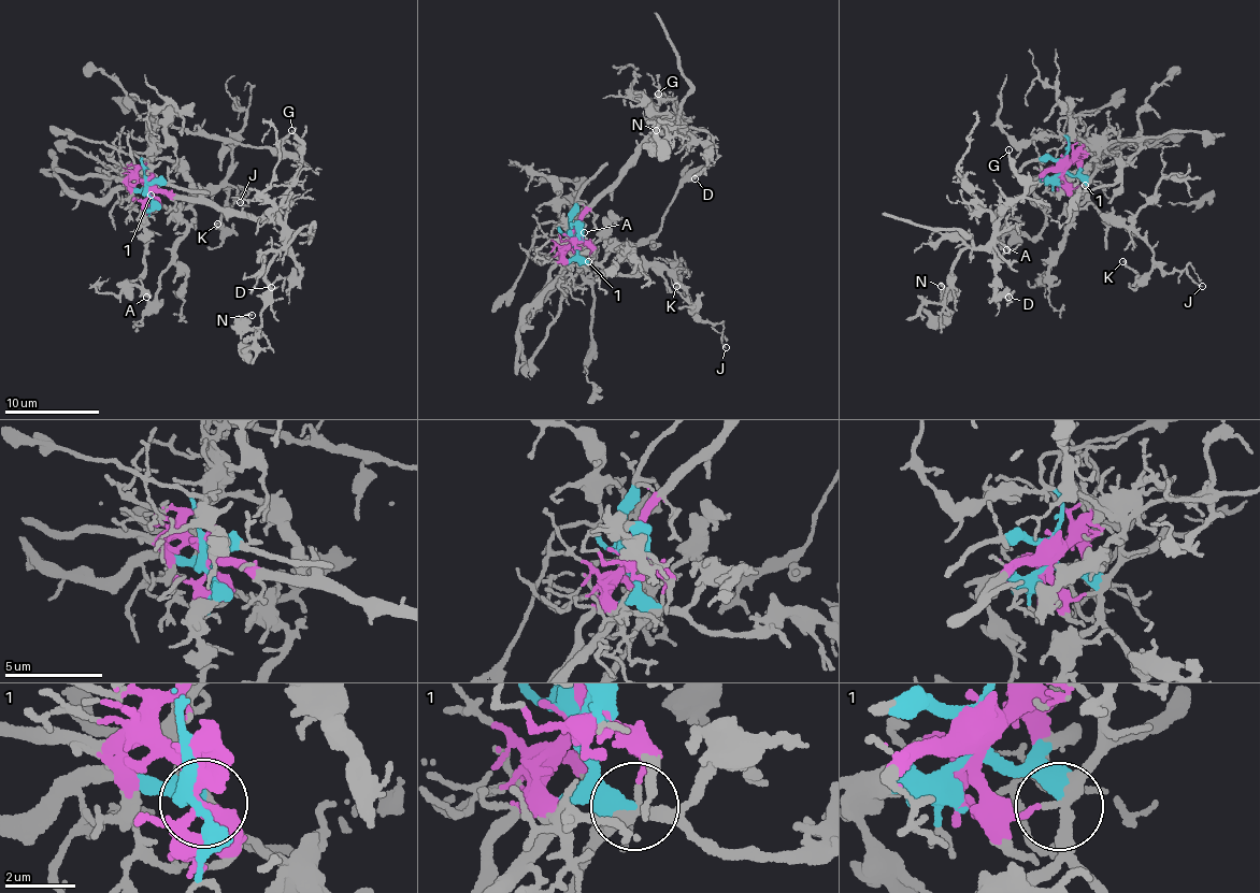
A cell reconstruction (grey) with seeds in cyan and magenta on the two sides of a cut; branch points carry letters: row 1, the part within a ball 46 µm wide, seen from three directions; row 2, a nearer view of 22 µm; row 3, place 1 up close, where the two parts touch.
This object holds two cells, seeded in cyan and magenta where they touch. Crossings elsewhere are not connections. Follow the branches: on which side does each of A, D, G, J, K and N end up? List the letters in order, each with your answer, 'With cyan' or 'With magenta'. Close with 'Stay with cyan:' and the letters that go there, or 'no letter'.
A: With cyan
D: With magenta
G: With magenta
J: With cyan
K: With cyan
N: With magenta
Stay with cyan: A, J, K

